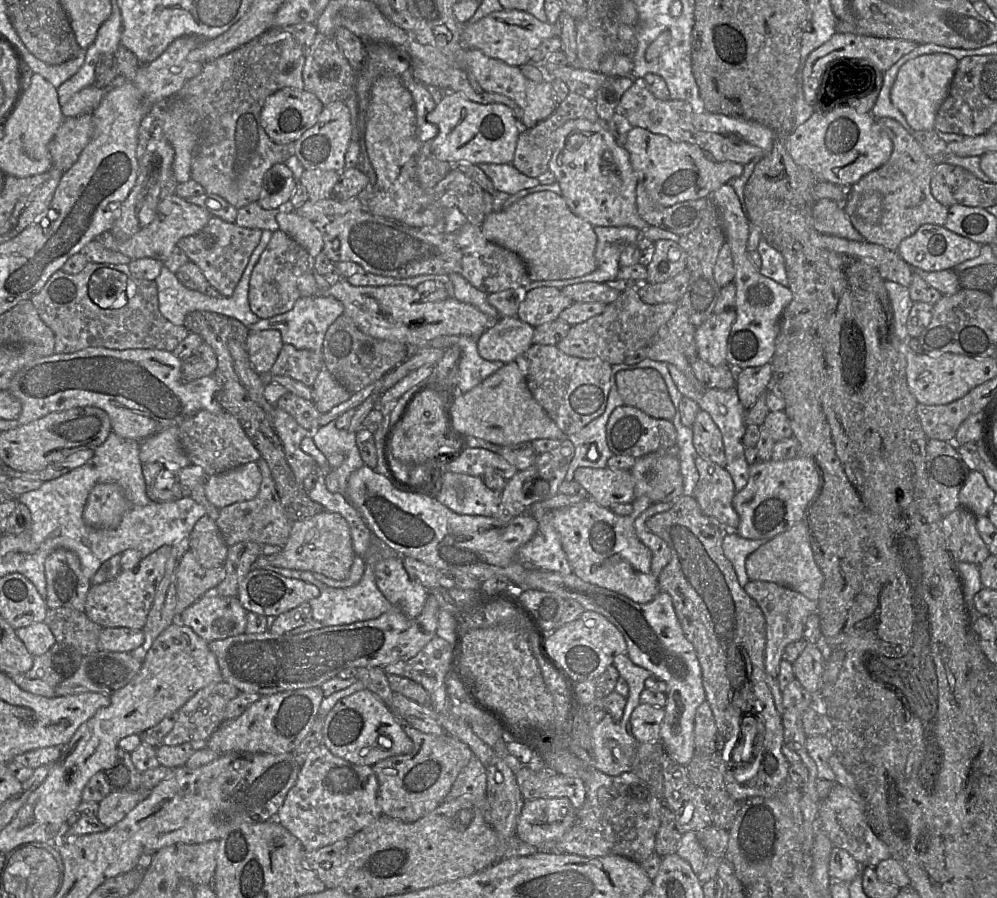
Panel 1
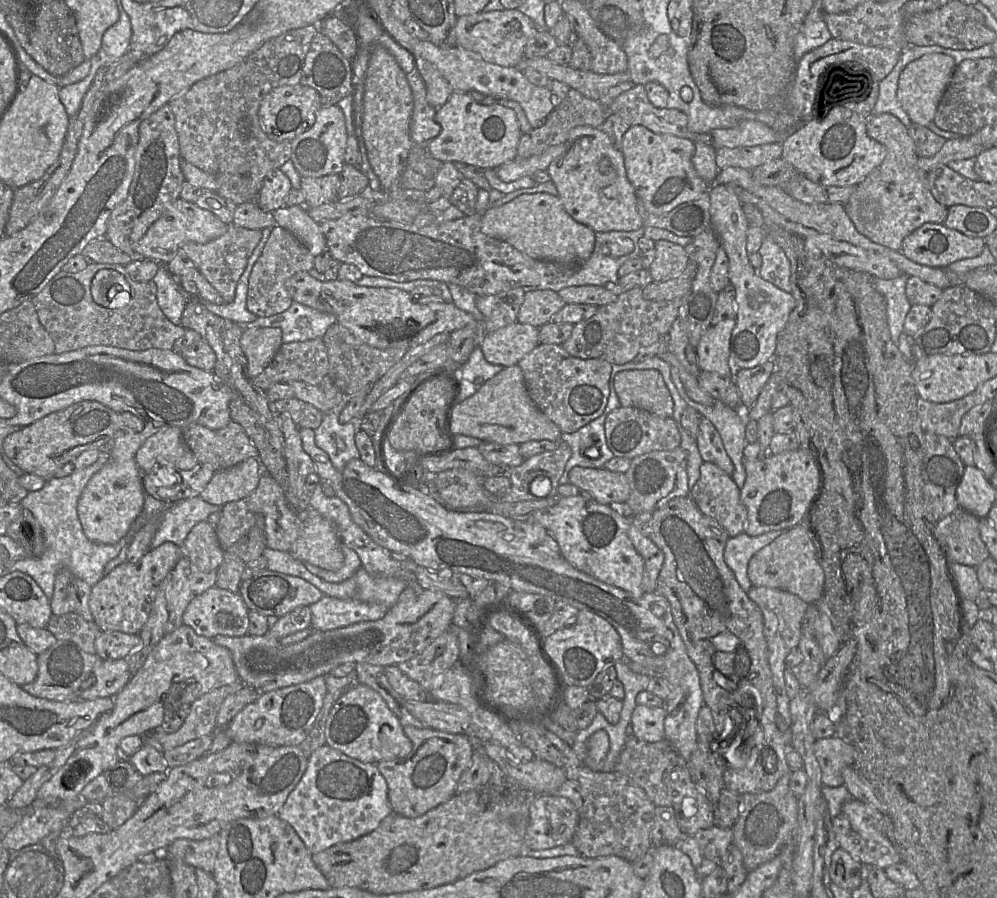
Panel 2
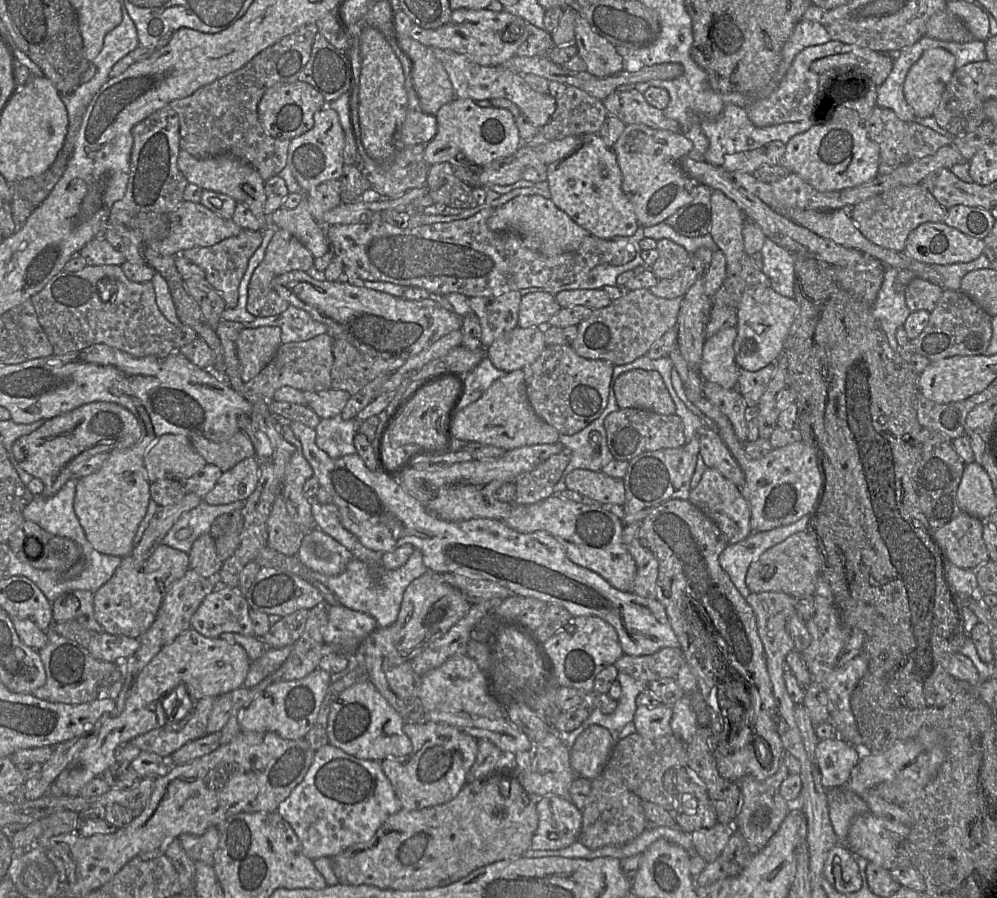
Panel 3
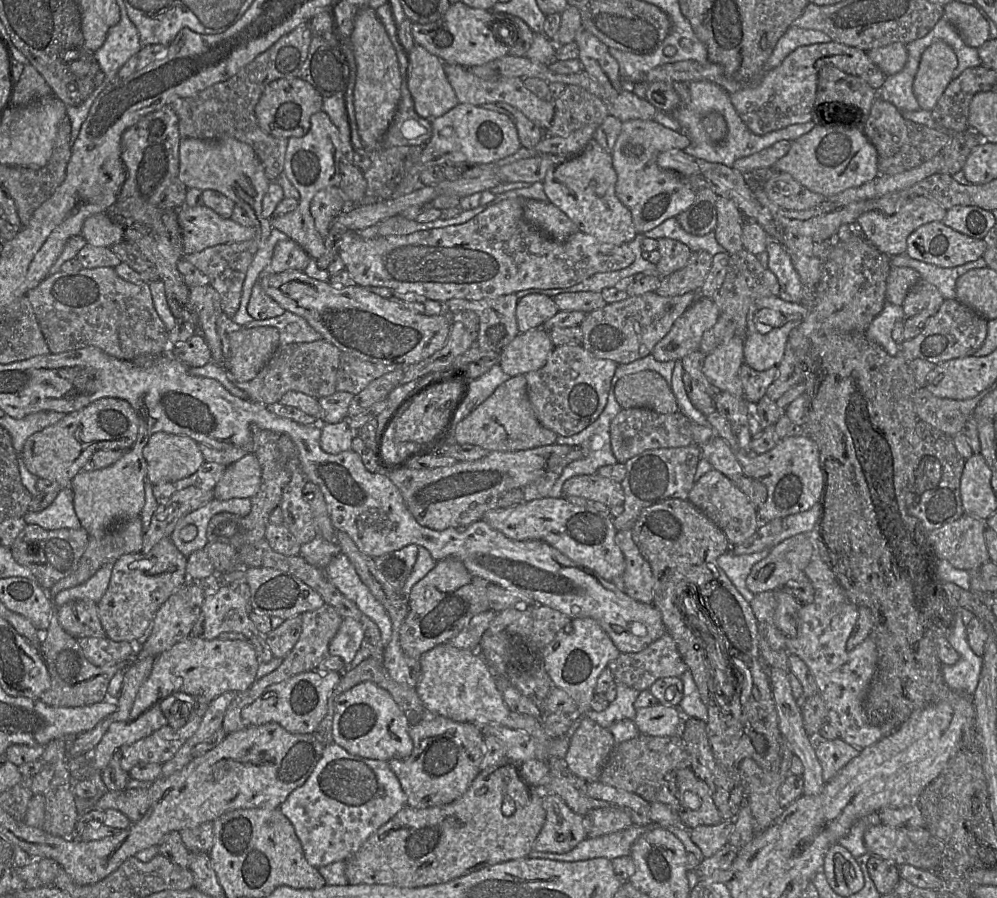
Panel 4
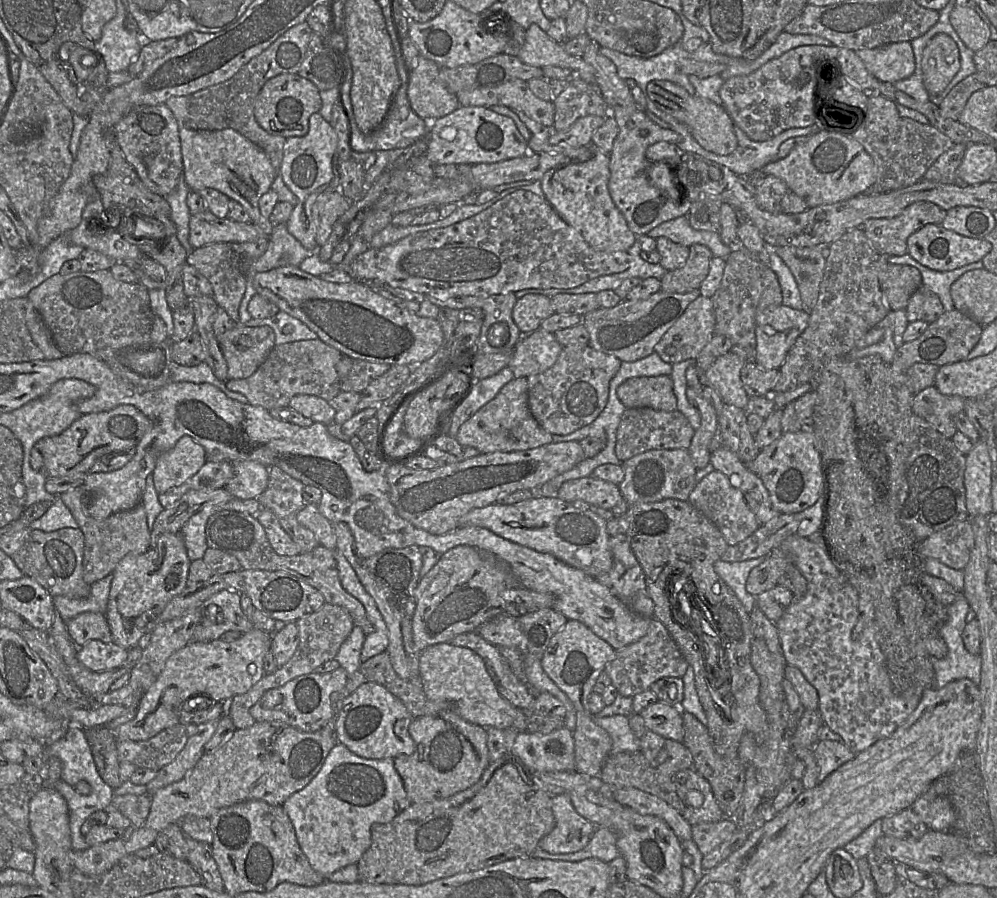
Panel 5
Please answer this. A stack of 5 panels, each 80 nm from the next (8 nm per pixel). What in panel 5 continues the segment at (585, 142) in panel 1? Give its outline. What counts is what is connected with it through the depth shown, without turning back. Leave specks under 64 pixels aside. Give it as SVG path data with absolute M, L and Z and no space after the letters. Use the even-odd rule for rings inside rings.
M593 148L593 156L587 161L568 160L546 171L540 180L541 188L550 206L567 224L572 226L592 248L604 252L628 251L638 236L629 229L623 214L615 206L610 196L608 190L610 178L609 163L609 154L605 154L601 150Z

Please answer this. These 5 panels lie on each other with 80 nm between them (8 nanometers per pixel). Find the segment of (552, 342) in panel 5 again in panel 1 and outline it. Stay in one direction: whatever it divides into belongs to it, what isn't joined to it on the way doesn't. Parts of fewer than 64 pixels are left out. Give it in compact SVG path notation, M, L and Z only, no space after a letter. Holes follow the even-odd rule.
M517 316L501 317L499 320L492 320L491 318L491 326L476 338L478 352L487 361L501 361L505 364L515 361L533 344L534 328Z

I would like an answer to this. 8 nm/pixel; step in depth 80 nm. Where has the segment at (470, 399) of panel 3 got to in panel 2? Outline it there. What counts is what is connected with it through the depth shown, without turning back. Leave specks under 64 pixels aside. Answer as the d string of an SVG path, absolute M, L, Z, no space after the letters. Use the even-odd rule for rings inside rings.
M475 347L457 372L461 384L459 402L476 393L486 381L502 371L503 368L502 365L489 363L481 348Z

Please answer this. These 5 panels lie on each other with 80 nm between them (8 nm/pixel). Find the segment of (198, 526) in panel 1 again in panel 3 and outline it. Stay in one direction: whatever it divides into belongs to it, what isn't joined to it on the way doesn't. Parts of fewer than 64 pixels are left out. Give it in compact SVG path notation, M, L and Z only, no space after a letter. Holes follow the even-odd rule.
M209 534L199 536L188 552L189 568L199 575L216 579L223 562L218 558L215 539Z

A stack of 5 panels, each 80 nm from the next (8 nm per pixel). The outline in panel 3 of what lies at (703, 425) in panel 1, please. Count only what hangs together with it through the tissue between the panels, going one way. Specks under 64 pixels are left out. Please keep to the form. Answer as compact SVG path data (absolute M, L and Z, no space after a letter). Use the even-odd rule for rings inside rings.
M706 427L698 432L700 455L705 464L719 471L725 478L742 488L745 473L715 428Z

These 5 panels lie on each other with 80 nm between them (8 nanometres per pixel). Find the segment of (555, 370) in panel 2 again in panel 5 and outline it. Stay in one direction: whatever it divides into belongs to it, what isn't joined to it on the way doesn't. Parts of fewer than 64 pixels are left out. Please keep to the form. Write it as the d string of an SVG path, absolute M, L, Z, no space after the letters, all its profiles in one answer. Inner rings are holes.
M572 344L563 347L552 367L527 377L528 407L537 423L552 435L568 435L592 423L605 408L611 379L618 372L622 361L593 349L589 344Z

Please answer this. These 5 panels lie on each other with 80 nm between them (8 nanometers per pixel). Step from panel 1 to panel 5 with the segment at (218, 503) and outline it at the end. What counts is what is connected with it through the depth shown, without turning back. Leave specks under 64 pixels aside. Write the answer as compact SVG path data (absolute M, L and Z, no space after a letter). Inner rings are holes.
M242 460L231 462L234 465L232 478L225 489L241 500L257 499L268 486L268 468L259 462Z

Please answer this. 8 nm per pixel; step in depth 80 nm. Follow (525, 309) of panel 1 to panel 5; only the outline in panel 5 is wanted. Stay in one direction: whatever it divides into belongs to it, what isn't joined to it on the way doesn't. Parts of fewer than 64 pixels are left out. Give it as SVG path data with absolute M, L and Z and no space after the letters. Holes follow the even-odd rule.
M526 294L516 300L512 319L522 334L529 334L540 328L546 318L555 313L551 299L540 294Z

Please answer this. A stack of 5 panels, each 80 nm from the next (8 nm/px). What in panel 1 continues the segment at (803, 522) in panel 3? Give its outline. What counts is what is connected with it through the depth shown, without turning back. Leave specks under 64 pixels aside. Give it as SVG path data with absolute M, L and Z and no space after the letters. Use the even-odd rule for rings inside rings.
M729 531L724 537L722 549L732 563L742 587L750 581L745 567L747 557L769 540L771 539L746 539L733 531Z

